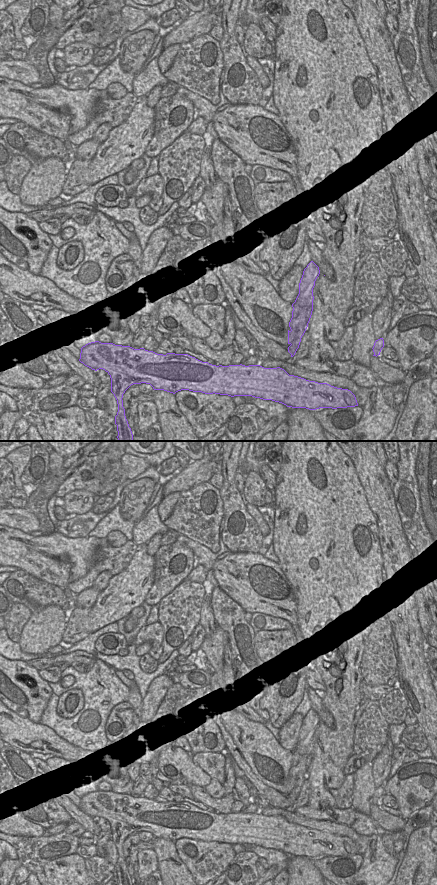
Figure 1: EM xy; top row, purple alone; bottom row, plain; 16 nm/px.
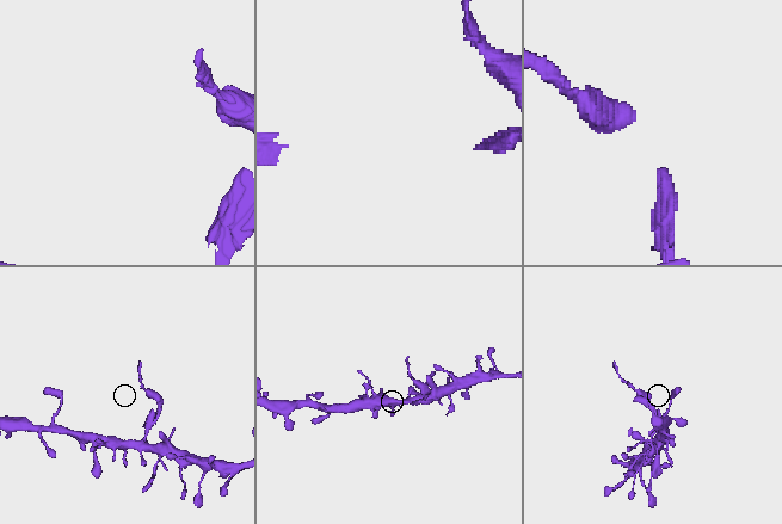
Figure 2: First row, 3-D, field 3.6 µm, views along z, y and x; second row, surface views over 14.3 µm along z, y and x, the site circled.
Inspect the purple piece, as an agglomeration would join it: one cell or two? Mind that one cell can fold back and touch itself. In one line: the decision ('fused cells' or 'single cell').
fused cells

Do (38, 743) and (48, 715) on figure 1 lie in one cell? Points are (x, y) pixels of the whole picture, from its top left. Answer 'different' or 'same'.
different

